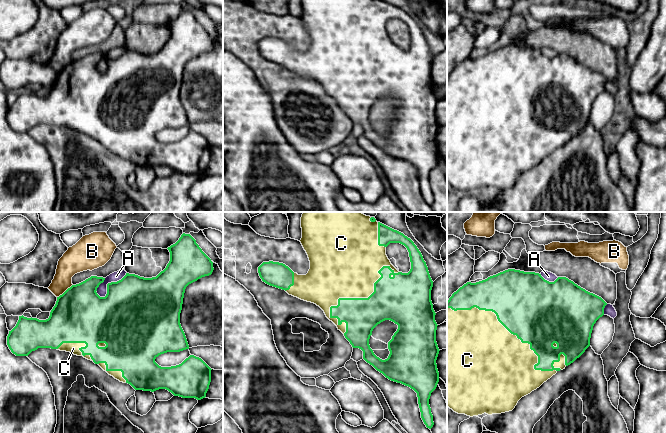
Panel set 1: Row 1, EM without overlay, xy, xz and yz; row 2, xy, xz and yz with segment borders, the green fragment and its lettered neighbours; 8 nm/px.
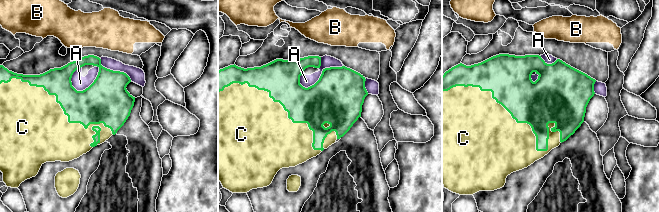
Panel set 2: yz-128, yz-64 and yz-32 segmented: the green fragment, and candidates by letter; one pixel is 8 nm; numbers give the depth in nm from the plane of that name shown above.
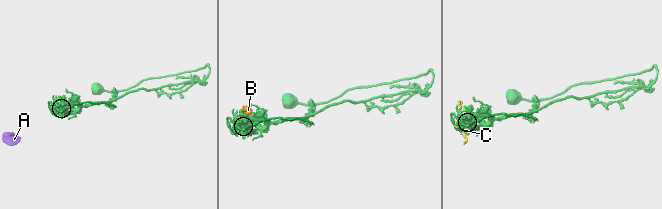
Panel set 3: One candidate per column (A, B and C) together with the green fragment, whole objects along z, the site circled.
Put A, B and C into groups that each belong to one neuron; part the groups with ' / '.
A / B / C

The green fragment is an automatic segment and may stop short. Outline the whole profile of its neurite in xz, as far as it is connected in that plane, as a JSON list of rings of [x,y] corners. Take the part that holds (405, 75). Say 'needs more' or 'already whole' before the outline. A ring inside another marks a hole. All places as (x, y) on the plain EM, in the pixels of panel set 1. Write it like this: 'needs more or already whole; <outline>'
needs more; [[[301,0],[300,16],[306,27],[310,45],[306,51],[294,49],[288,42],[279,38],[263,38],[258,43],[260,54],[266,60],[285,66],[289,71],[319,82],[326,93],[340,106],[353,124],[363,127],[363,135],[391,157],[410,163],[417,169],[421,194],[427,204],[434,201],[429,181],[431,169],[439,158],[436,136],[439,124],[436,118],[437,99],[431,77],[433,57],[423,32],[414,18],[403,9],[384,0]],[[390,19],[404,21],[411,38],[408,49],[399,48],[386,31],[386,23]],[[385,96],[398,101],[397,107],[388,118],[390,130],[387,135],[377,133],[370,124],[369,115],[373,105]]]

